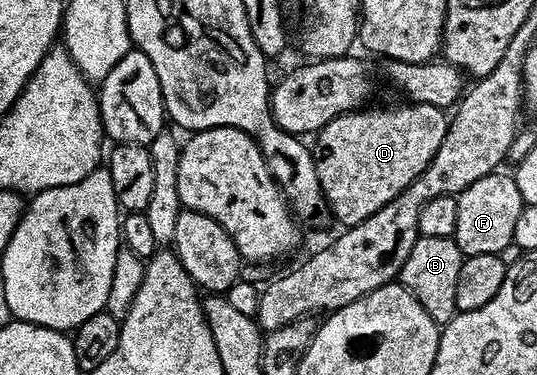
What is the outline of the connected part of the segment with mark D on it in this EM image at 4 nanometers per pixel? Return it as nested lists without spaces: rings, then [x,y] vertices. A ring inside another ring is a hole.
[[[409,101],[403,102],[403,104],[403,107],[374,107],[371,111],[366,111],[367,109],[345,111],[340,117],[328,121],[328,125],[324,125],[321,131],[317,132],[318,147],[313,148],[316,177],[320,181],[320,189],[326,198],[329,214],[334,214],[342,222],[341,226],[343,228],[355,227],[360,221],[372,217],[372,213],[384,209],[384,205],[388,205],[388,201],[392,201],[404,189],[408,189],[408,185],[412,185],[412,181],[416,181],[416,177],[420,177],[420,173],[424,173],[424,169],[432,161],[432,157],[436,157],[436,149],[440,149],[440,141],[444,141],[448,126],[448,115],[443,108],[427,103],[411,103]]]

